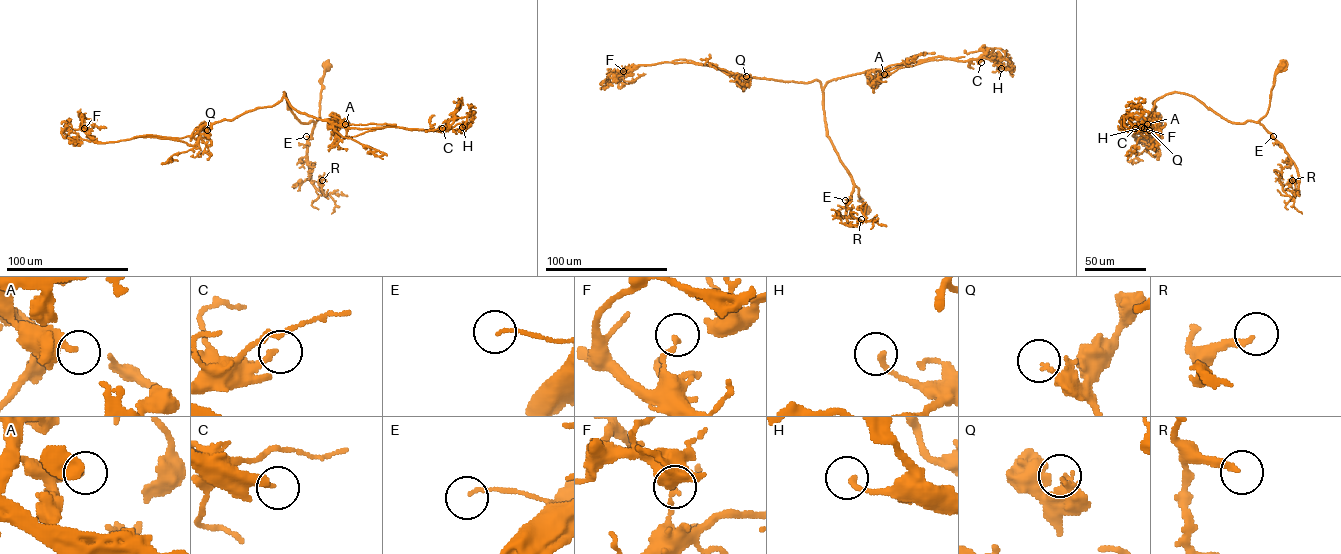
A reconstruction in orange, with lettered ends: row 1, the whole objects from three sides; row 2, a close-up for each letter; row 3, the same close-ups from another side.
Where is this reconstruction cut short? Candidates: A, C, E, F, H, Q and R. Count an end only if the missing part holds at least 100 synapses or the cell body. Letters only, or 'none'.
C

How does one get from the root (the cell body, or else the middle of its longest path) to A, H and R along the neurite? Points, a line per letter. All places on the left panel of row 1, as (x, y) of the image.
A: (326, 66), (320, 117), (315, 122), (301, 123), (288, 108), (284, 92), (284, 97), (301, 112), (345, 124)
H: (326, 66), (320, 117), (302, 123), (284, 92), (298, 111), (344, 127), (462, 127)
R: (326, 66), (322, 82), (320, 117), (307, 140), (311, 182), (318, 190), (322, 180)

